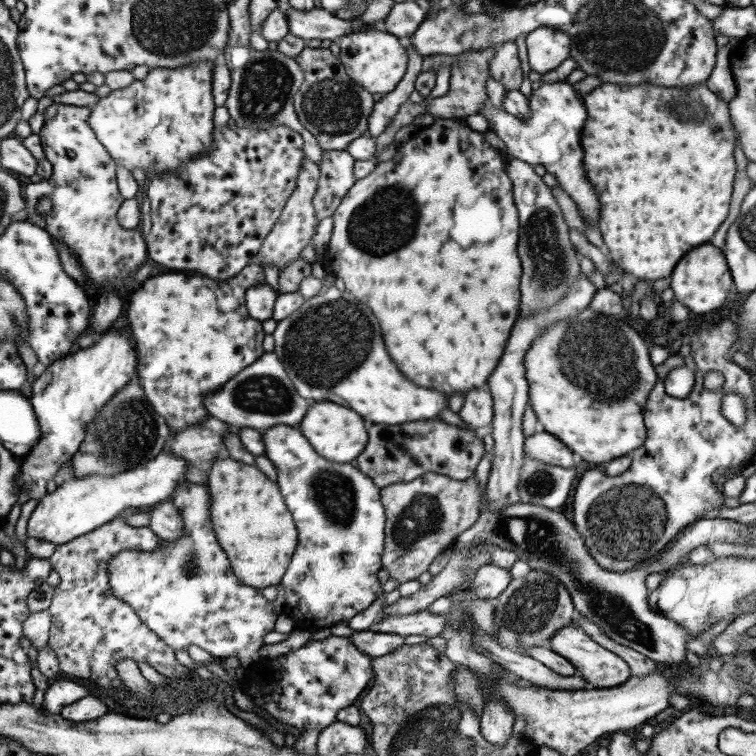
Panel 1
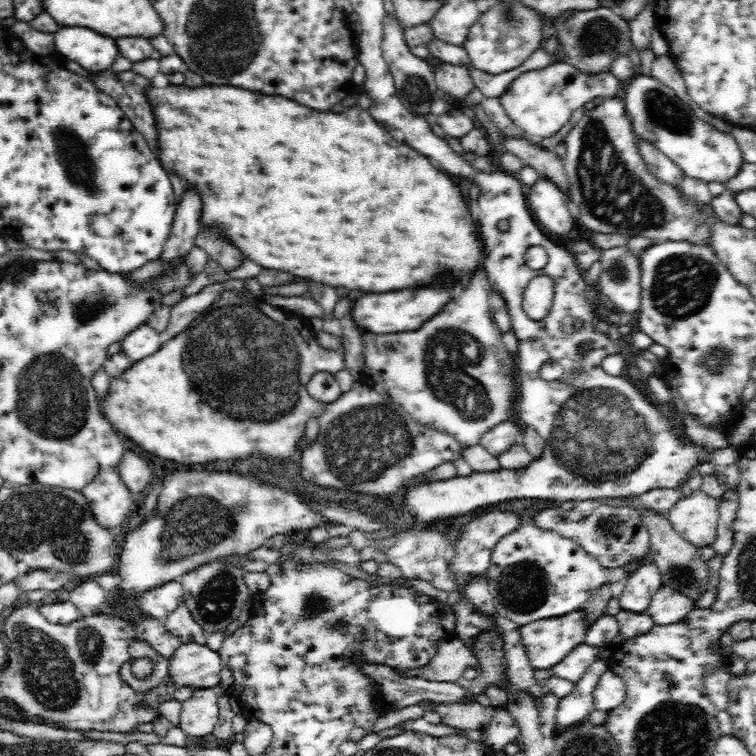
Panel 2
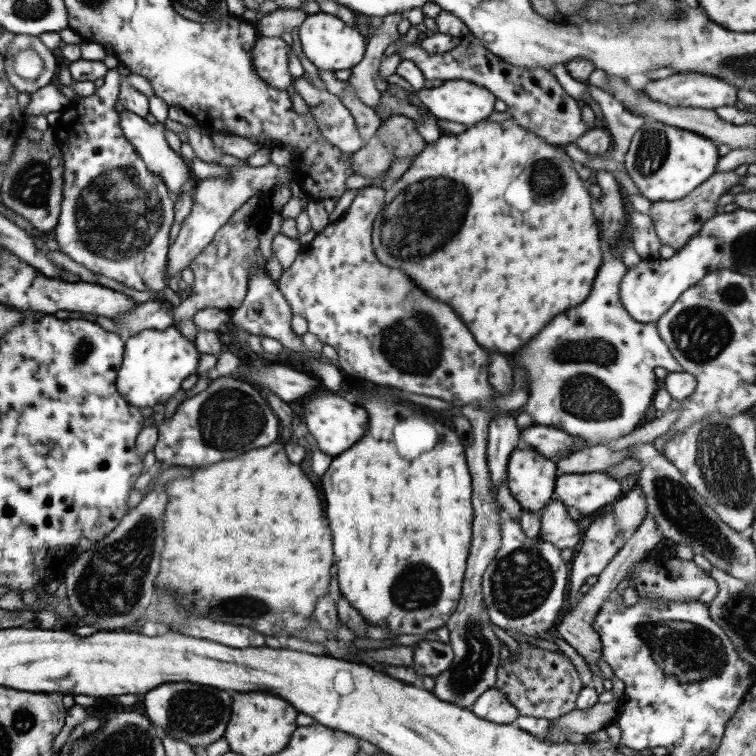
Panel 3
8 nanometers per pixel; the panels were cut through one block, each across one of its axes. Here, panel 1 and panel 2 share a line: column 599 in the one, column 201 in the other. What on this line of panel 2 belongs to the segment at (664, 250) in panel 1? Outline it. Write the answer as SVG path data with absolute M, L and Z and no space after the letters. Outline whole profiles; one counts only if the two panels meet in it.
M146 86L142 90L144 98L150 102L152 116L156 122L156 150L158 160L166 172L176 174L188 188L198 192L202 202L200 222L198 228L218 232L224 240L236 246L248 260L256 262L262 268L274 268L282 272L290 272L298 278L310 278L314 282L330 284L330 286L346 286L346 288L360 288L360 290L374 290L374 292L388 292L400 290L406 286L416 286L424 282L432 282L436 270L444 266L454 268L458 274L474 270L478 266L478 242L474 236L474 226L470 212L464 204L464 194L460 190L458 180L448 176L446 172L438 170L426 156L418 150L406 146L396 134L386 132L368 110L362 110L358 104L346 108L342 114L326 114L314 112L304 108L292 100L284 100L282 96L264 96L258 92L246 92L232 86L198 86L198 88L184 88L184 86Z

